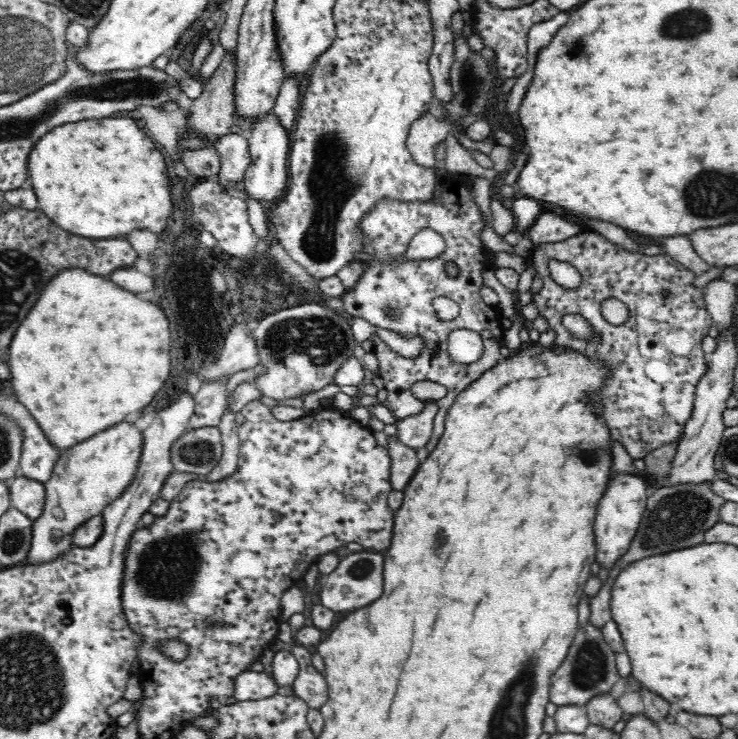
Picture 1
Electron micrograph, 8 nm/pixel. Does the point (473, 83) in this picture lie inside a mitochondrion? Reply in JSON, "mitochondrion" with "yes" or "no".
{"mitochondrion":"yes"}

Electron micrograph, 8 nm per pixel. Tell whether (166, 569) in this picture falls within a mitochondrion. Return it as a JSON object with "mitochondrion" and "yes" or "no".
{"mitochondrion":"yes"}

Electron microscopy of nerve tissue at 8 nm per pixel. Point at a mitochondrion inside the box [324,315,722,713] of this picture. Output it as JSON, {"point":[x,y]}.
{"point":[678,518]}

